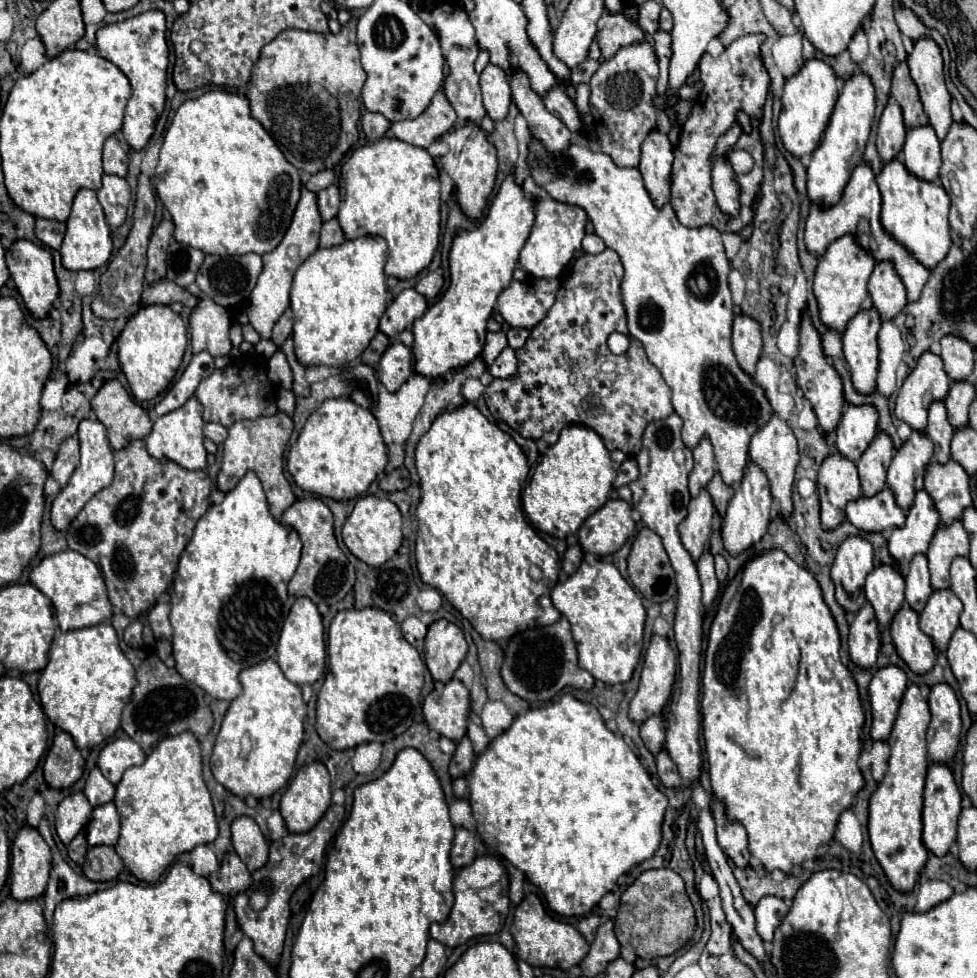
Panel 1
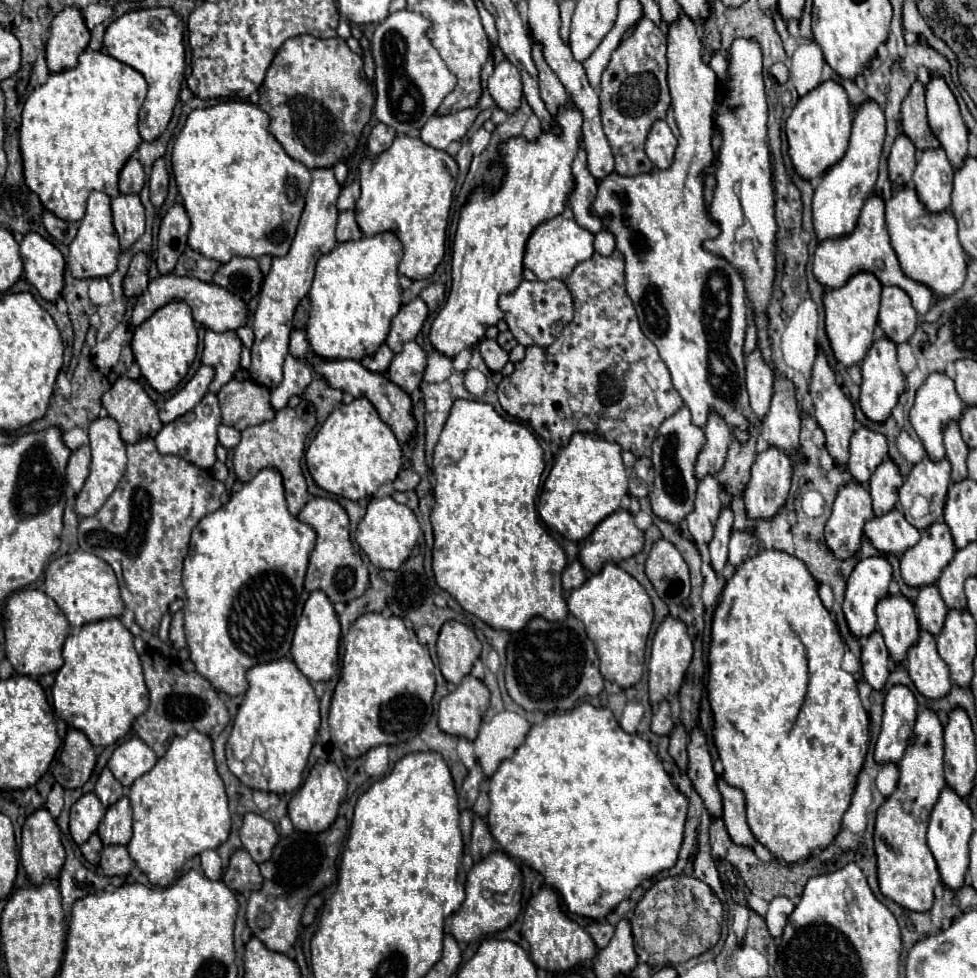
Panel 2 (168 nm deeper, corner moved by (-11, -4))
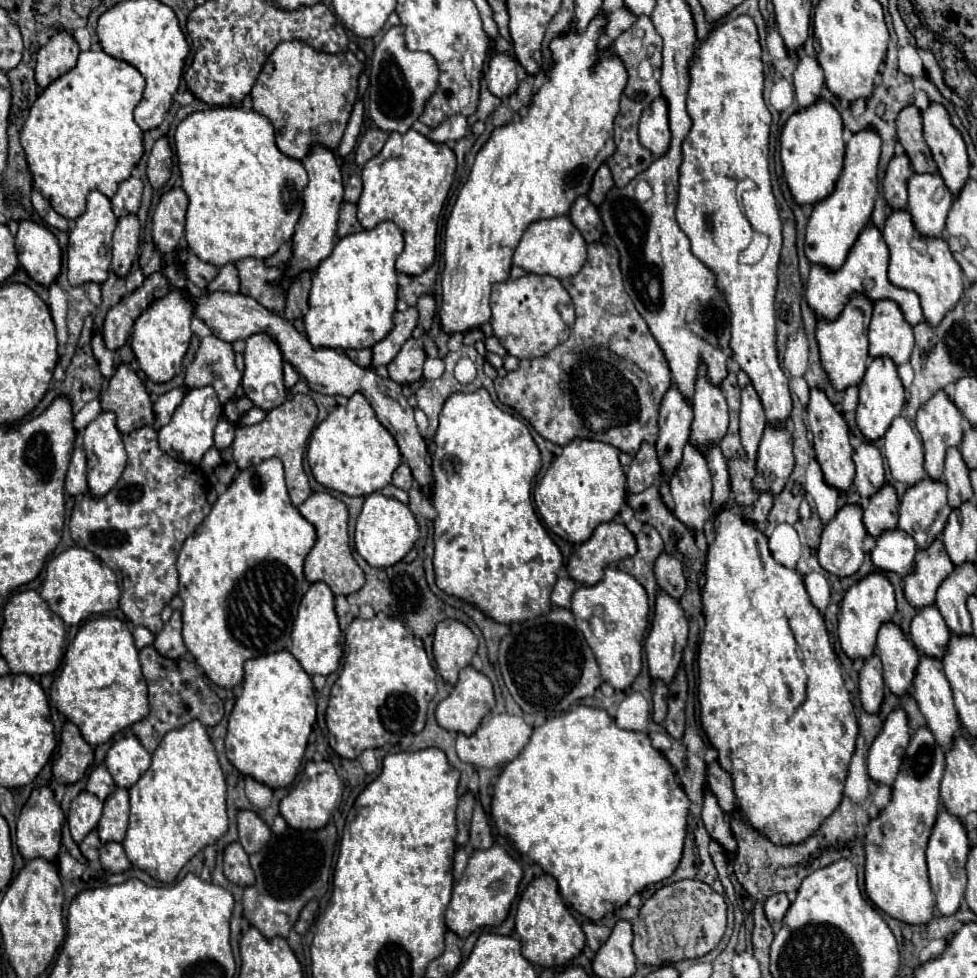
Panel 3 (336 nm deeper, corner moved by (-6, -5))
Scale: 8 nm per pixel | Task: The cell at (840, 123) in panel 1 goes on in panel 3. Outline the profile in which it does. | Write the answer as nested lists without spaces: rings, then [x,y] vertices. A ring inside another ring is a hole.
[[[862,129],[850,137],[846,143],[846,157],[844,169],[836,181],[834,191],[818,201],[812,209],[806,227],[806,257],[810,263],[820,263],[828,269],[842,267],[850,247],[854,245],[856,237],[860,235],[862,227],[870,221],[874,199],[878,195],[878,157],[880,157],[882,139],[874,129]]]

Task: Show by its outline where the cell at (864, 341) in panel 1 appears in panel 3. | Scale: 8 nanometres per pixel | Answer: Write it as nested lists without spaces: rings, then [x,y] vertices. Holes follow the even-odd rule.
[[[874,357],[860,383],[860,403],[856,409],[856,423],[858,423],[860,431],[864,433],[864,437],[868,437],[868,441],[876,441],[878,437],[882,437],[886,433],[886,429],[890,427],[892,419],[902,413],[904,395],[906,393],[904,393],[900,377],[896,373],[894,361],[890,357]]]

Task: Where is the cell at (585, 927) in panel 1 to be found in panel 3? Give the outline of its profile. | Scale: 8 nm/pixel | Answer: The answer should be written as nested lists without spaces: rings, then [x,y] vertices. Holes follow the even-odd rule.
[[[586,921],[582,923],[582,929],[586,933],[586,943],[590,947],[590,951],[598,951],[600,945],[606,941],[606,937],[610,937],[610,929],[606,925],[598,925],[598,923],[592,923],[592,921]]]

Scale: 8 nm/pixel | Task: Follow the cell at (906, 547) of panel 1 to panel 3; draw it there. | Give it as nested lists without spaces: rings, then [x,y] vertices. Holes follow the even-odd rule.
[[[934,539],[928,549],[918,549],[914,567],[904,575],[904,595],[910,605],[922,609],[934,603],[938,585],[952,573],[954,563],[950,561],[940,539]]]

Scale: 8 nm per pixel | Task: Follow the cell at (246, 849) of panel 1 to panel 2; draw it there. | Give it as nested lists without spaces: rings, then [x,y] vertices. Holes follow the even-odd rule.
[[[253,812],[245,814],[239,834],[241,834],[243,848],[251,854],[251,858],[257,864],[269,860],[271,850],[279,840],[279,834],[277,834],[275,826],[269,820],[265,820],[263,816],[253,814]]]

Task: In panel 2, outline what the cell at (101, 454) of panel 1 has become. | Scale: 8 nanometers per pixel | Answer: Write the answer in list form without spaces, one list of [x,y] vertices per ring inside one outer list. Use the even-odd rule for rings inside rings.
[[[105,416],[105,418],[93,420],[89,426],[89,440],[91,440],[93,460],[91,460],[91,474],[89,474],[83,490],[77,494],[75,510],[79,516],[93,516],[105,504],[105,500],[111,496],[111,492],[117,488],[119,480],[123,478],[123,474],[127,470],[125,442],[119,436],[119,424],[115,418]]]

